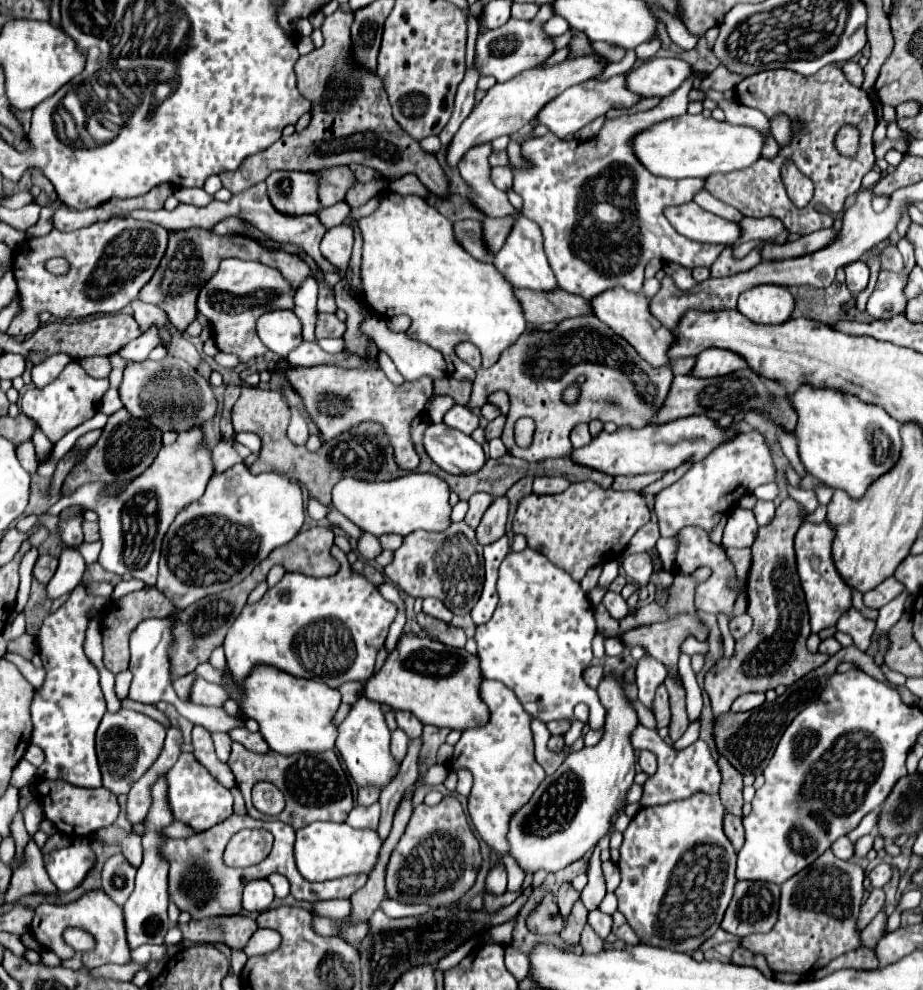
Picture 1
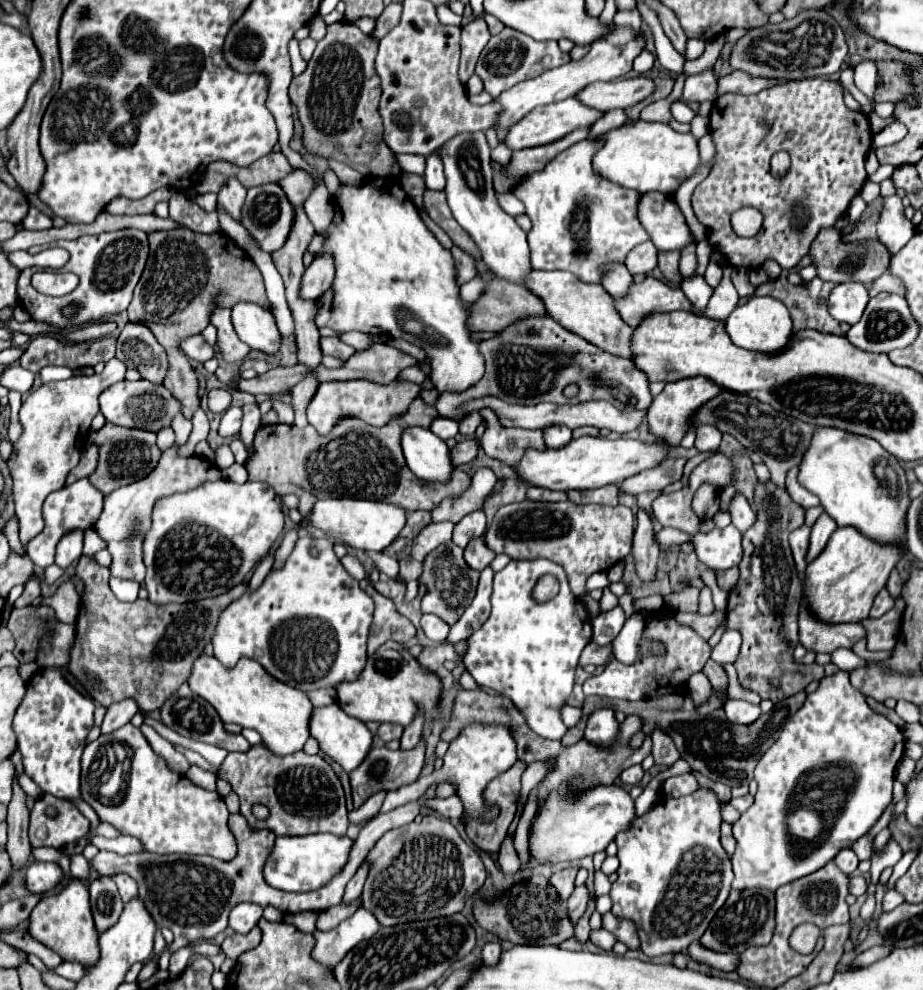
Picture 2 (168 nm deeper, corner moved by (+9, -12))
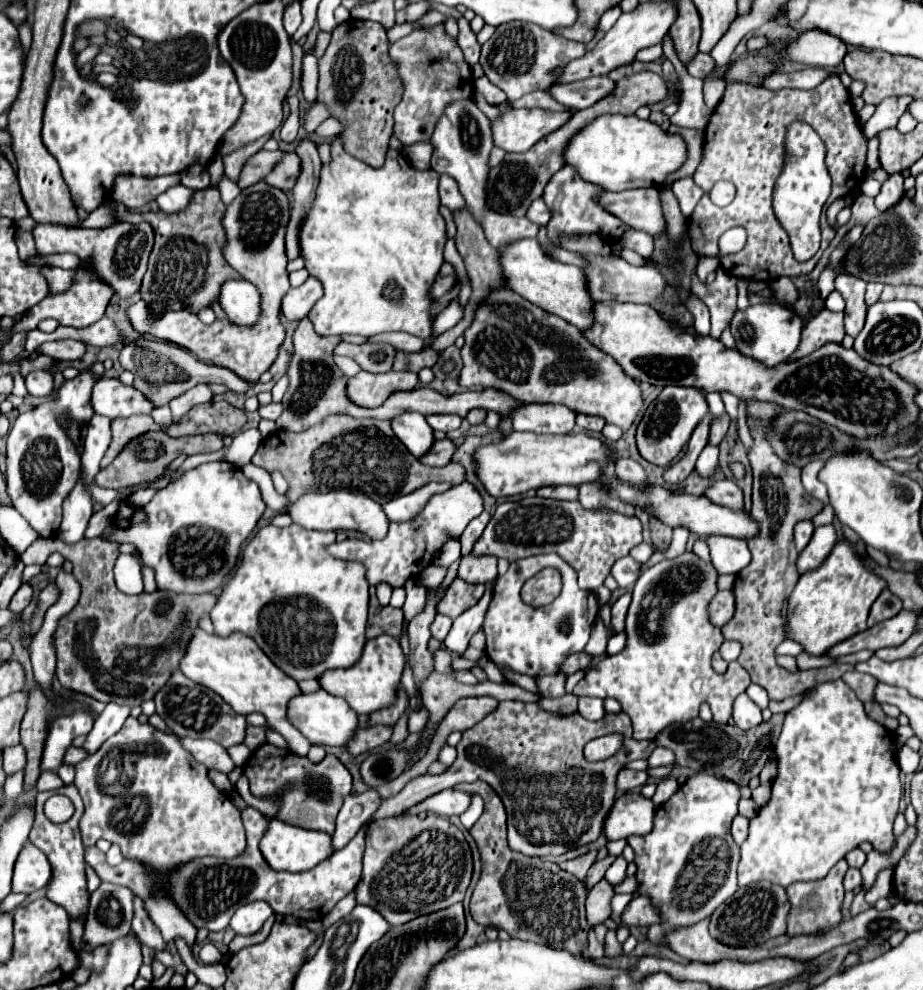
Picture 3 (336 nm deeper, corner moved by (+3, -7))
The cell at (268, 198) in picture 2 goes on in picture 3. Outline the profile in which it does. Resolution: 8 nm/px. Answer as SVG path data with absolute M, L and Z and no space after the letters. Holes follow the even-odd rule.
M266 182L244 188L224 212L224 232L228 238L228 242L224 242L224 258L244 280L252 282L260 292L262 316L256 326L236 326L228 320L202 324L198 316L190 314L190 310L166 310L164 314L156 316L144 300L138 300L126 308L126 316L134 332L154 340L174 342L176 346L190 350L198 360L228 368L248 384L256 384L260 376L274 364L286 334L280 322L280 300L290 288L286 272L288 258L284 250L288 218L288 196L282 190L268 186Z

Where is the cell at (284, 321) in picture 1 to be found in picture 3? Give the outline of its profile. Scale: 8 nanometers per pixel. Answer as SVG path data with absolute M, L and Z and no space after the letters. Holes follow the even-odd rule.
M228 280L220 288L218 304L228 320L240 326L250 326L260 318L260 294L246 280Z

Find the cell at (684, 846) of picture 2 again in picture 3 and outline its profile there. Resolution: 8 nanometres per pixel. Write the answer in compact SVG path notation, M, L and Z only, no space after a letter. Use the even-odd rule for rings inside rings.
M704 772L694 774L658 808L650 834L628 838L628 844L636 852L638 892L652 898L664 924L674 928L696 924L736 892L740 852L730 836L730 824L738 814L738 800L740 788L728 778Z

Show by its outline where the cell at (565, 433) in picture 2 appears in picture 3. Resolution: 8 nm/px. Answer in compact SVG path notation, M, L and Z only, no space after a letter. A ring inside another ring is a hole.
M522 404L512 410L512 428L534 434L568 434L576 428L576 412L560 404Z

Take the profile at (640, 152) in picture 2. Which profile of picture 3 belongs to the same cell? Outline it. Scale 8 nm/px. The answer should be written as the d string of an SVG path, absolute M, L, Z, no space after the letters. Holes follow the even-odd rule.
M602 114L590 126L580 128L564 148L564 164L570 164L580 178L610 192L630 188L652 188L678 170L686 160L686 144L680 136L660 130L650 120L622 114Z

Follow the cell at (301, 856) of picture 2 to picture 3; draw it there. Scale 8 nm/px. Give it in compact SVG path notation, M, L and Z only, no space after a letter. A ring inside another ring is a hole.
M272 818L268 824L268 830L264 832L264 836L260 840L260 852L266 858L266 862L278 872L280 870L282 872L304 872L304 870L310 870L312 866L320 864L322 860L326 860L334 850L332 850L330 834L316 832L316 830L304 830L298 826L288 826L286 822Z

